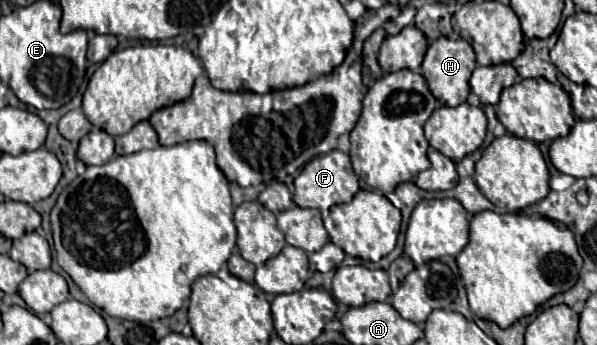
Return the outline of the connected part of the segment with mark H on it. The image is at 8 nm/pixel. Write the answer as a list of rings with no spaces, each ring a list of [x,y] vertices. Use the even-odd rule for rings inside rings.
[[[437,38],[425,54],[425,60],[421,64],[421,72],[423,78],[429,84],[431,94],[443,102],[445,106],[459,106],[461,102],[467,100],[469,96],[469,78],[471,72],[475,70],[477,62],[475,62],[475,52],[469,46],[469,42],[465,42],[463,38],[459,40],[449,40],[449,38]]]

